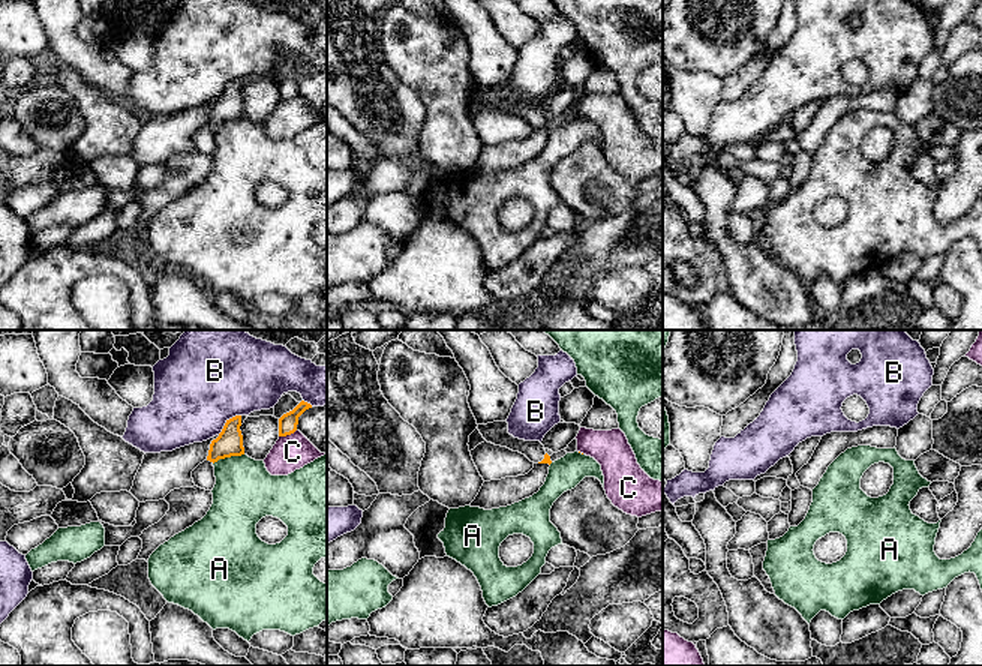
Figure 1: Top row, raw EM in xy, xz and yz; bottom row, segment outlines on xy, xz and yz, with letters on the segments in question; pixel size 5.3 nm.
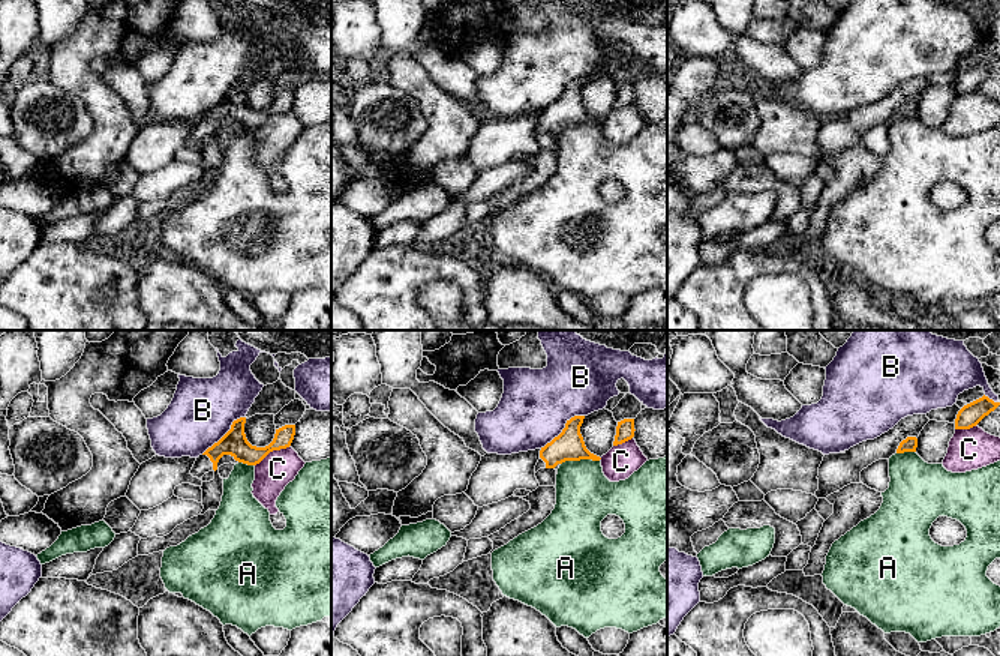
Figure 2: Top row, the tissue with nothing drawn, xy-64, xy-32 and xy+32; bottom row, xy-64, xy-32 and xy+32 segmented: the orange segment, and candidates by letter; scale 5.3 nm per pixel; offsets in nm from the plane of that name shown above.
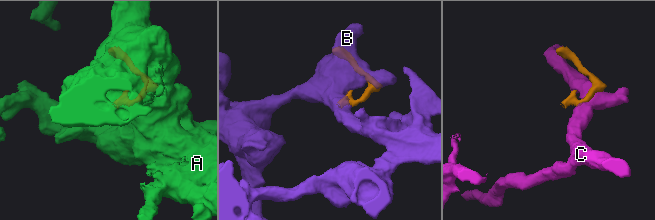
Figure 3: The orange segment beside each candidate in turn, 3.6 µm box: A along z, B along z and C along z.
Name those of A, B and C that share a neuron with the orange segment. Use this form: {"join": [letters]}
{"join": []}

